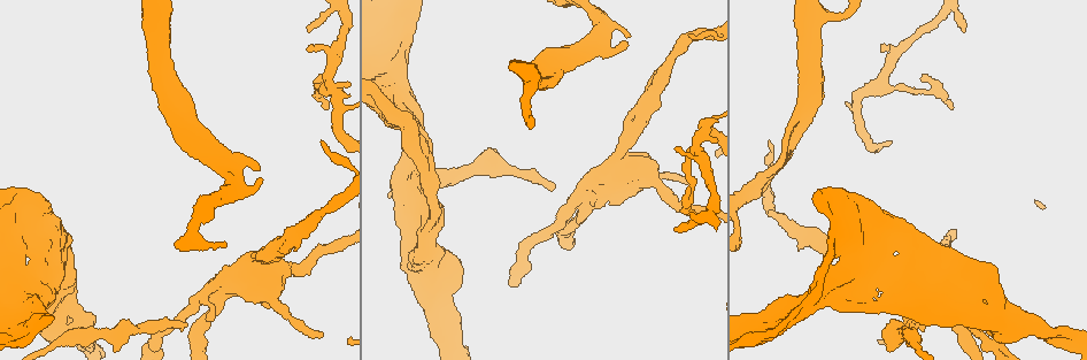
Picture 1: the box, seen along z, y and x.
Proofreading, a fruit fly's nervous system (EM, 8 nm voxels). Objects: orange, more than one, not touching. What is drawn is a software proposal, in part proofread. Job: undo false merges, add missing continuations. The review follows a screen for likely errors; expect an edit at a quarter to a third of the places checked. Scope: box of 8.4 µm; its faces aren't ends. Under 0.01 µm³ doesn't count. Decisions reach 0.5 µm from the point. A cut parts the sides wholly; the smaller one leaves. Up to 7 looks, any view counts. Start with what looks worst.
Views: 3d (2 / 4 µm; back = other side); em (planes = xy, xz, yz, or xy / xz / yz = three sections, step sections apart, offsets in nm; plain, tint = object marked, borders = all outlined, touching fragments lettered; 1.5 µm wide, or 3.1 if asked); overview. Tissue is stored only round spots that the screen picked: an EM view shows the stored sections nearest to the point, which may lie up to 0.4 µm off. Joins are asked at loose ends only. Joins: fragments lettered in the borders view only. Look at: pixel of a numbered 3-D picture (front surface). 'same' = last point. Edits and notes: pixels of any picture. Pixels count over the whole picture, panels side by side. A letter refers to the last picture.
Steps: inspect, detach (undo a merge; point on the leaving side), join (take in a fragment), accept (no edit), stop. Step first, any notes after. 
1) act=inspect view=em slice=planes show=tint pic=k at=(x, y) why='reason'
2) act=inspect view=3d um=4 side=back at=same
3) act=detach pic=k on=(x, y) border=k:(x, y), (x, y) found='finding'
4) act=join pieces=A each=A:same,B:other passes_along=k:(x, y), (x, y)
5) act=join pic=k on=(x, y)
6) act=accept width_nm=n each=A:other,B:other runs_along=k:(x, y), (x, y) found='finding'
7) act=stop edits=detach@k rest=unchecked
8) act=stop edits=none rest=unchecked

act=inspect view=em slice=xy step=8 show=borders pic=1 at=(497, 168) why='sudden change in width'

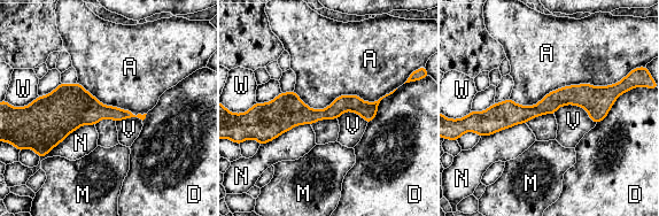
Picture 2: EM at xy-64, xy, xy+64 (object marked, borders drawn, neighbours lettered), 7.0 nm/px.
act=accept each=A:other,D:other,M:other,N:other,V:other,W:other runs_along=2:(370, 113), (338, 106), (233, 120) found='all the same neuron'

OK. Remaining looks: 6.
act=inspect view=3d um=4 pic=1 at=(226, 265) why='branch stops here'

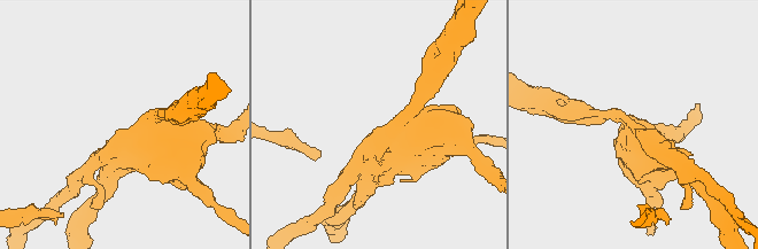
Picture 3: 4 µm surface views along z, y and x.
act=inspect view=em slice=xy step=4 show=borders pic=3 at=(638, 130) why='shape alone is not enough'

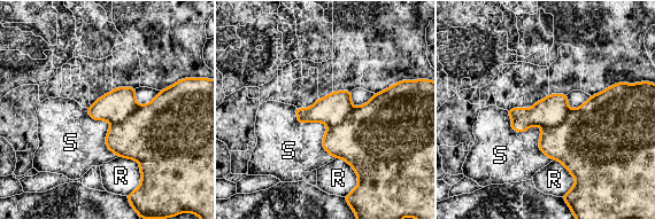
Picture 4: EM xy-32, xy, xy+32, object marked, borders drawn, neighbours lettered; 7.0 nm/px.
act=inspect view=em slice=planes show=borders at=same why='another direction'

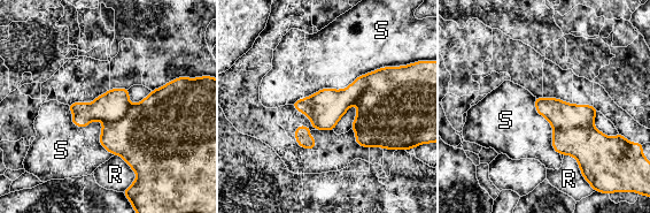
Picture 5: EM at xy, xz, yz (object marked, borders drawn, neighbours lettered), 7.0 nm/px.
act=detach pic=5 on=(562, 115) each=R:other,S:other border=5:(593, 126), (578, 126), (554, 130) found='a second neuron is stuck on'

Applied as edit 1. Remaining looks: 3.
act=stop edits=detach@5 rest=unchecked

